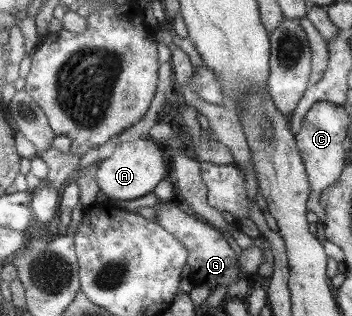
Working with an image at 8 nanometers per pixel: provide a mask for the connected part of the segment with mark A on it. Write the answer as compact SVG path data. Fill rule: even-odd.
M139 138L131 142L119 142L111 157L100 163L95 179L100 190L112 201L117 202L118 199L129 201L151 193L165 177L165 173L167 173L167 163L163 149L149 139Z

